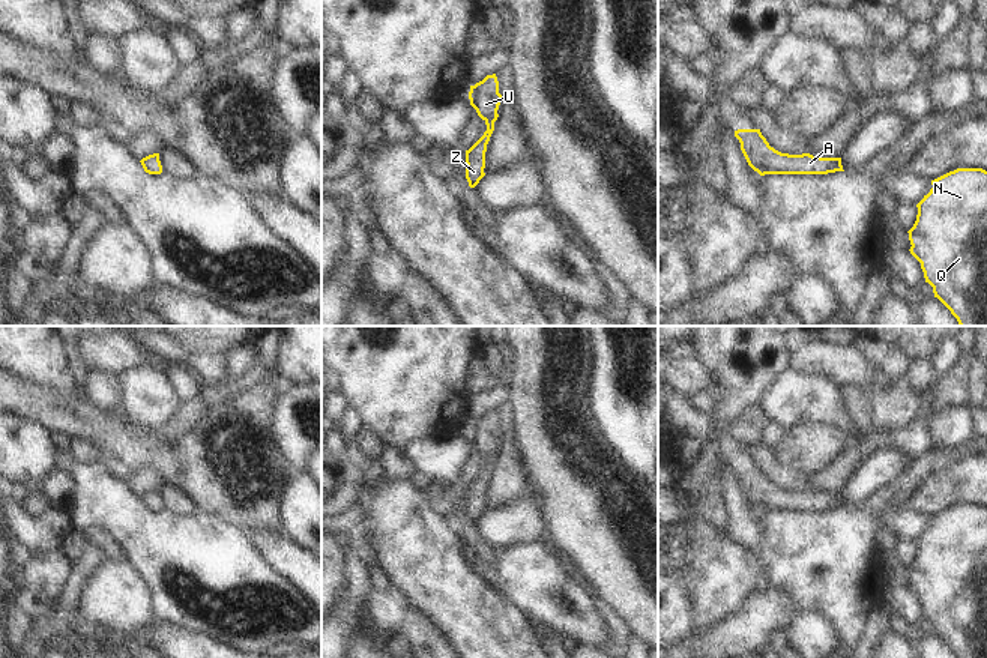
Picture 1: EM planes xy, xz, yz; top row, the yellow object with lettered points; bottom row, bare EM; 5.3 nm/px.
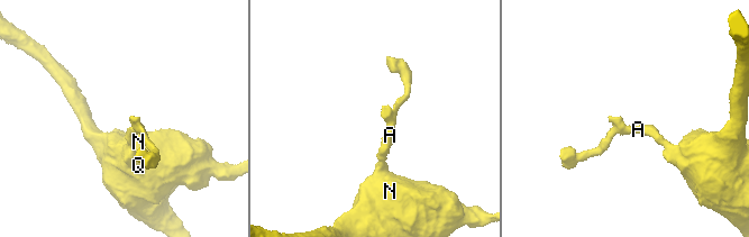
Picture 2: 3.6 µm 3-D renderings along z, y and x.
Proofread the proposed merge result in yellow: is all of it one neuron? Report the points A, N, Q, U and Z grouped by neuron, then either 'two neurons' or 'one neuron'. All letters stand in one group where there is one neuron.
A N Q U Z | one neuron

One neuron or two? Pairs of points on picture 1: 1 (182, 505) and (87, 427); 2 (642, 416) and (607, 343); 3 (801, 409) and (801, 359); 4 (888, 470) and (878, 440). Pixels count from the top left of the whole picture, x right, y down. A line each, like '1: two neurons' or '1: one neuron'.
1: two neurons
2: one neuron
3: two neurons
4: two neurons

